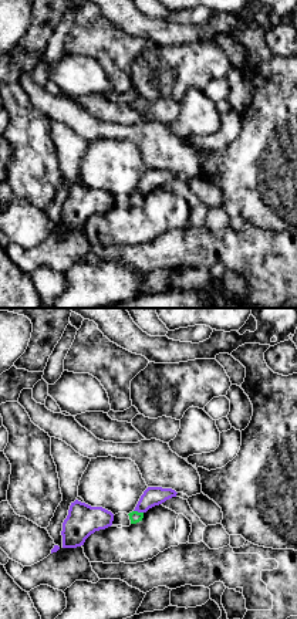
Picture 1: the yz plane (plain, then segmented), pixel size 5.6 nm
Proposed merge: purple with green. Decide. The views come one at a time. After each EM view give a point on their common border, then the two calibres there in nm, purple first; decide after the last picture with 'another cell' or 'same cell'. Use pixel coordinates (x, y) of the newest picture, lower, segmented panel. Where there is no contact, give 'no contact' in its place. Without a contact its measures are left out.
meets purple at (138, 511); 110 nm thick on the purple side, 70 nm on the other

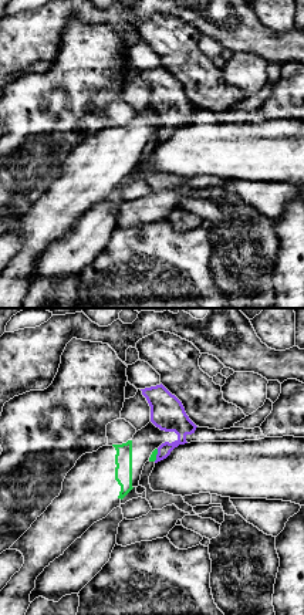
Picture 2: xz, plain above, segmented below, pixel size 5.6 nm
meets purple at (156, 455); 190 nm thick on the purple side, 40 nm on the other

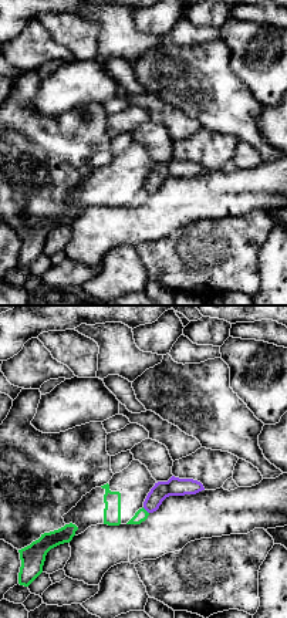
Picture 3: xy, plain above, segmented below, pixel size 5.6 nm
meets purple at (145, 509); 110 nm thick on the purple side, 70 nm on the other

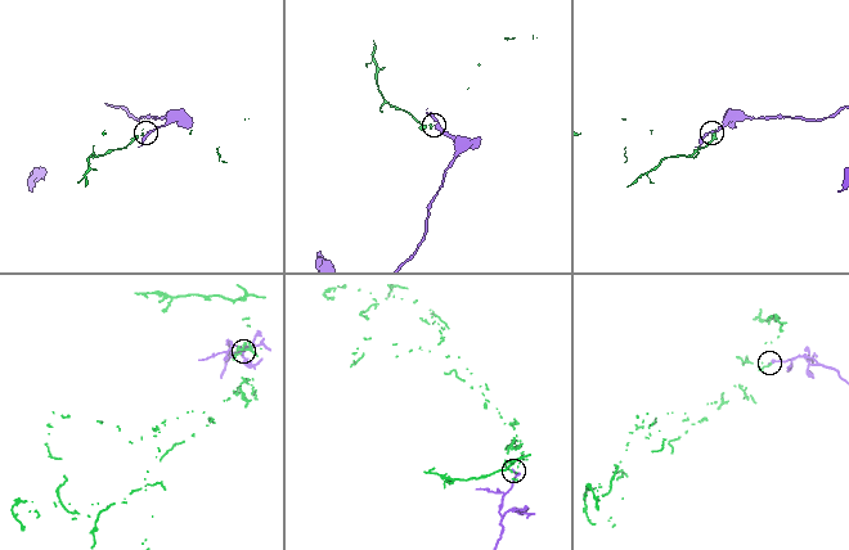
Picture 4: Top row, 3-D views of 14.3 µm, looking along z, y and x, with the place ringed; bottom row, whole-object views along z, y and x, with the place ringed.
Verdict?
another cell

